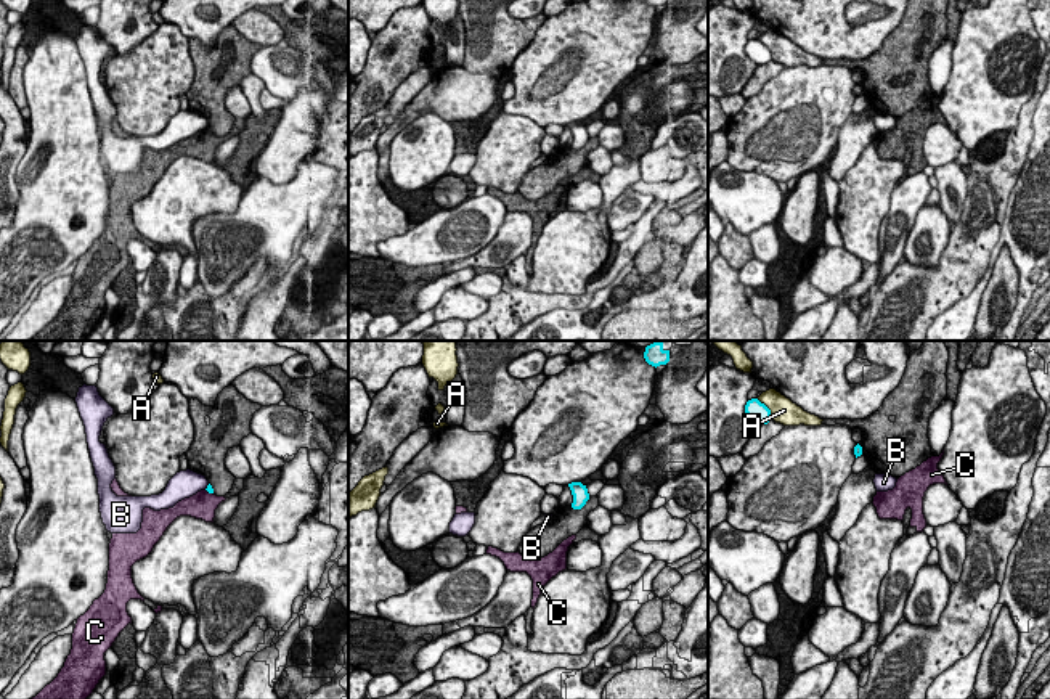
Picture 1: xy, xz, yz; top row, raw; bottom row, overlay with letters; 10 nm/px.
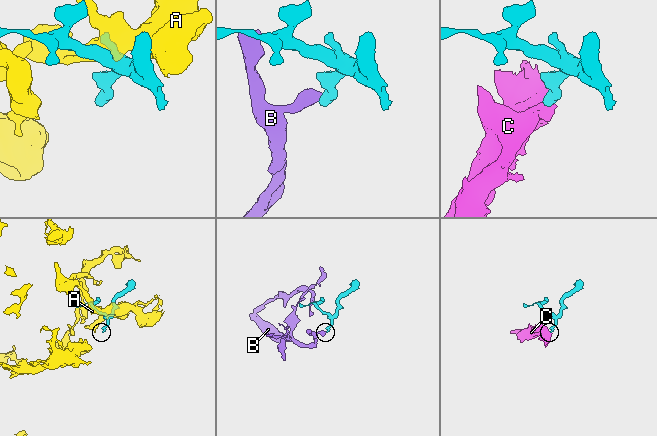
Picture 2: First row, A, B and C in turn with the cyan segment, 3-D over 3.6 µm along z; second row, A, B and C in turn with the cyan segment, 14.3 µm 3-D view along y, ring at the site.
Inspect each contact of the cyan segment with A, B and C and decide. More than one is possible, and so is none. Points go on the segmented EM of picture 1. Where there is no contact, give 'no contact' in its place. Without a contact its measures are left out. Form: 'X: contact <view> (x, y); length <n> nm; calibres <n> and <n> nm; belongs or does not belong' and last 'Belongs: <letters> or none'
A: contact yz (768, 408); length 260 nm; calibres 200 and 240 nm; does not belong
B: contact xy (207, 487); length 80 nm; calibres 70 and 280 nm; does not belong
C: contact xy (209, 492); length 100 nm; calibres 70 and 280 nm; does not belong
Belongs: none

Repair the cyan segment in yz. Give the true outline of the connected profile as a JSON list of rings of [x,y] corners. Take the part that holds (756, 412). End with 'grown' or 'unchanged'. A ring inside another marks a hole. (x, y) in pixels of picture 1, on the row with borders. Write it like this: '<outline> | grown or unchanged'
[[[758,399],[747,402],[745,413],[755,424],[767,424],[772,419],[771,410]]] | unchanged

